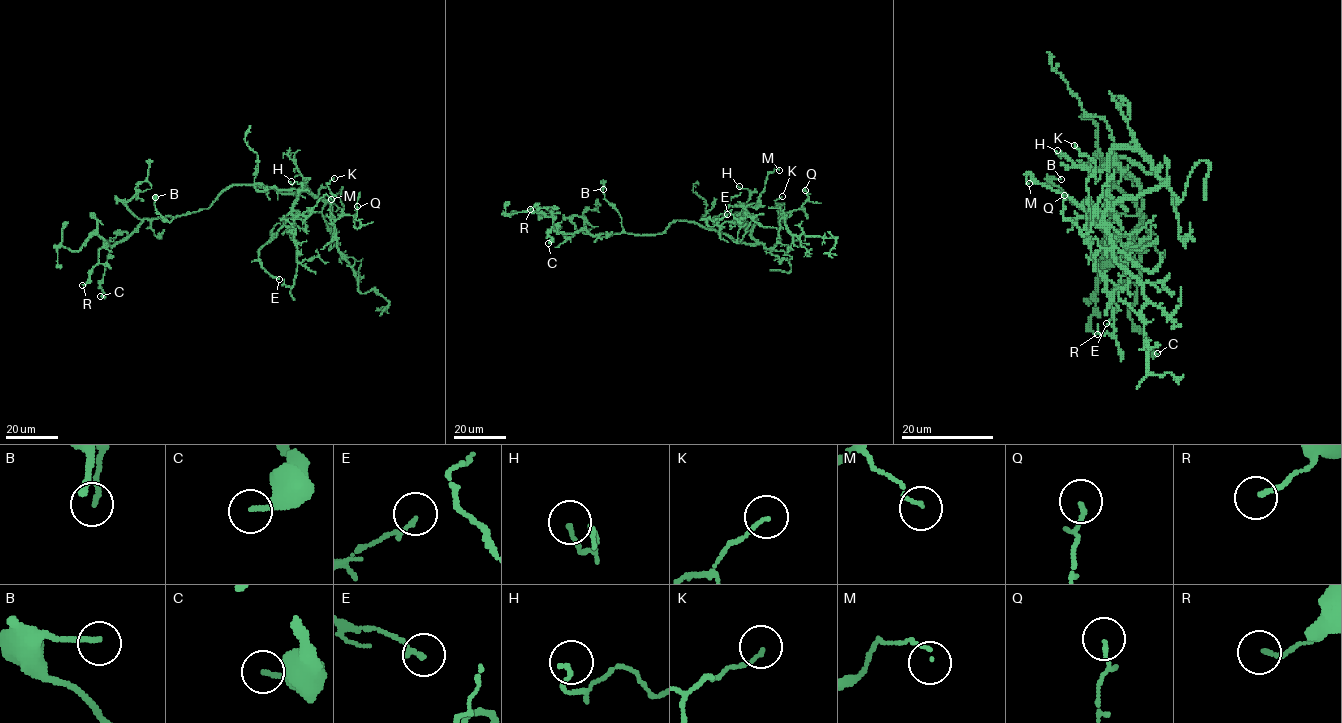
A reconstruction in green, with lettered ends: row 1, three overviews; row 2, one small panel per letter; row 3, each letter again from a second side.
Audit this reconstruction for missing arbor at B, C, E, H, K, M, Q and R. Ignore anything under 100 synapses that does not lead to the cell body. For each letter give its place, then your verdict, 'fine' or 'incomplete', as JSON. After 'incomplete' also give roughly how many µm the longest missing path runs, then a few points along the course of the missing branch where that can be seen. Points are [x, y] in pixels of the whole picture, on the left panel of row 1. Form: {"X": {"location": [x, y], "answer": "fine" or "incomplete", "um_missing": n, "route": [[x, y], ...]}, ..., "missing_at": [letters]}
{"B": {"location": [155, 197], "answer": "fine"}, "C": {"location": [100, 296], "answer": "fine"}, "E": {"location": [279, 279], "answer": "fine"}, "H": {"location": [291, 181], "answer": "fine"}, "K": {"location": [334, 178], "answer": "fine"}, "M": {"location": [331, 199], "answer": "fine"}, "Q": {"location": [357, 206], "answer": "fine"}, "R": {"location": [82, 285], "answer": "fine"}, "missing_at": []}

